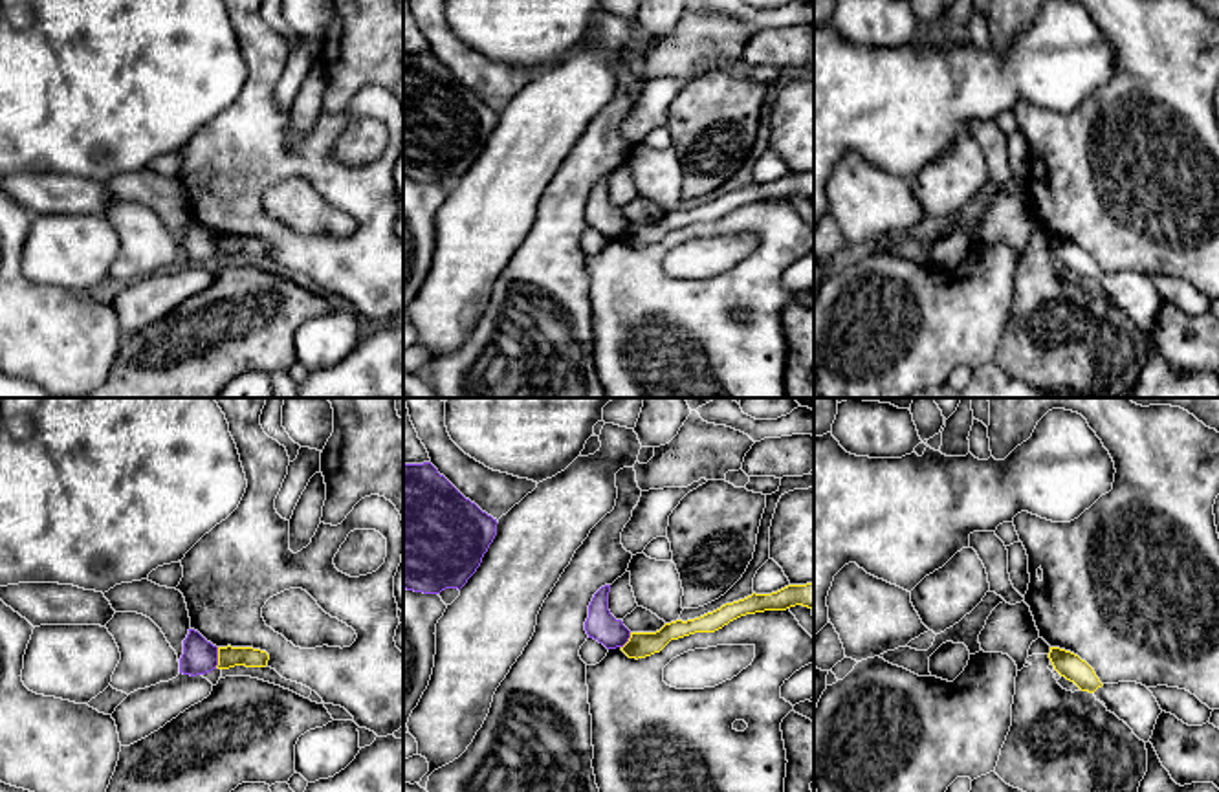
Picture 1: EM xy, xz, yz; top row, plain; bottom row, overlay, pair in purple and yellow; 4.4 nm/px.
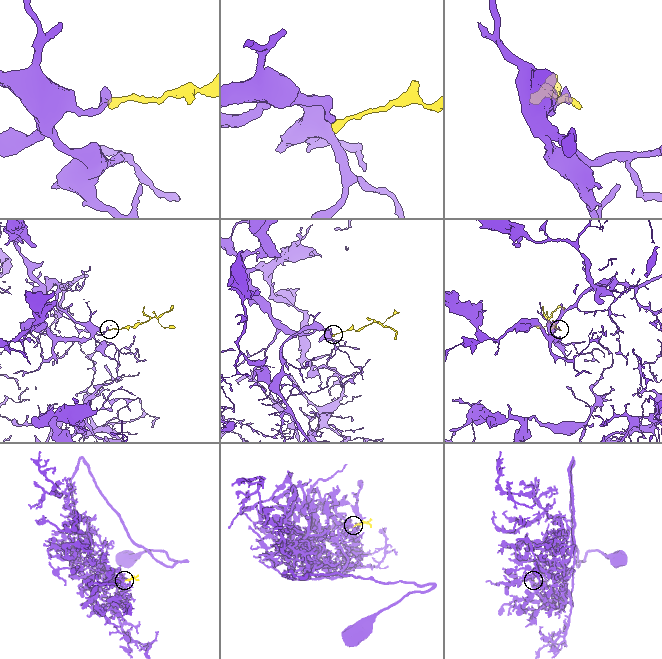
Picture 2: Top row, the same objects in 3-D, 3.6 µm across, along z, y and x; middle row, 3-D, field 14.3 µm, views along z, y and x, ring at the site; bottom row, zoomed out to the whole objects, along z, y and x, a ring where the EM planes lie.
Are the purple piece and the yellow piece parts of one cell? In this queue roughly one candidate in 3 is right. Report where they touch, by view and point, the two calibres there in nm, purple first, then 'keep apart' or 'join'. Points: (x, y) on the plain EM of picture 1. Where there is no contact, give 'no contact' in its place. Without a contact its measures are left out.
meets purple in xy at (217, 246); 150 nm thick on the purple side, 100 nm on the other; keep apart

